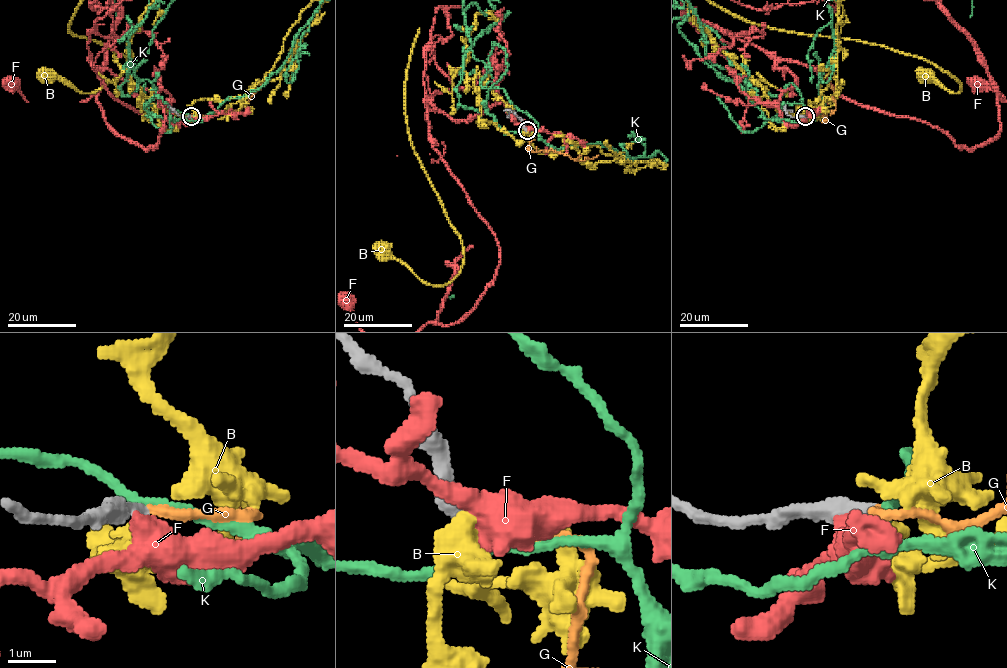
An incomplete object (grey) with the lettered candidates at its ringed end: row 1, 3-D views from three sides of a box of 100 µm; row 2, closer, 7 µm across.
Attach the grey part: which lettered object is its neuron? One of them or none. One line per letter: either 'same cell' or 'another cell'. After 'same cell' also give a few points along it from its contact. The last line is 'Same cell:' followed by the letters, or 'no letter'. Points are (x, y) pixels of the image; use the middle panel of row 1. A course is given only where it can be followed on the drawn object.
B: another cell
F: another cell
G: same cell
K: another cell
Same cell: G

